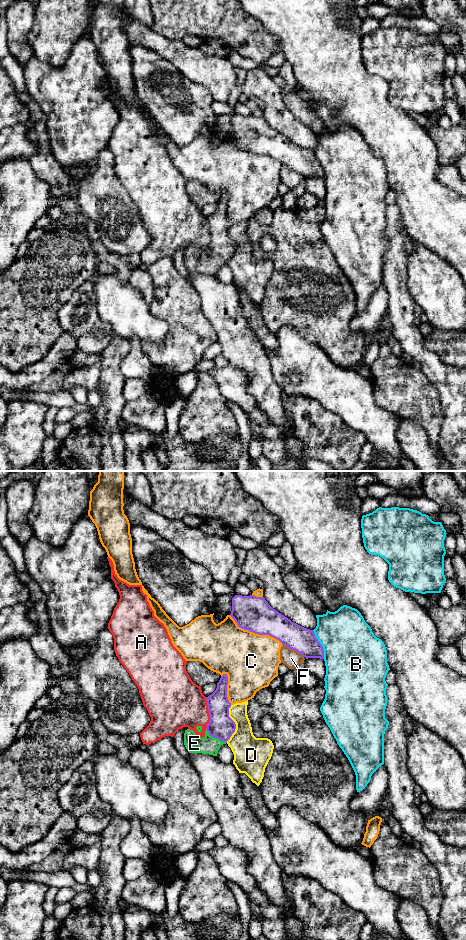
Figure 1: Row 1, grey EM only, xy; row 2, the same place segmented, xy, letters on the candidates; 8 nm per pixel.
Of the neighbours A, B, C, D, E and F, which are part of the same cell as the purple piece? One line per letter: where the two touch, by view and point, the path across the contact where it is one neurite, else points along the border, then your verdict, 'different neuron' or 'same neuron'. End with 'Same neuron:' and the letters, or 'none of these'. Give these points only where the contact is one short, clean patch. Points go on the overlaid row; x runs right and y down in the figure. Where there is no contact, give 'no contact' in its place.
A: contact xy (209, 713); different neuron
B: contact xy (320, 644); different neuron
C: contact xy (256, 633); different neuron
D: contact xy (234, 723); different neuron
E: contact xy (215, 737); way xy (221, 726), (215, 737), (209, 743), (194, 743); same neuron
F: contact xy (293, 649); different neuron
Same neuron: E

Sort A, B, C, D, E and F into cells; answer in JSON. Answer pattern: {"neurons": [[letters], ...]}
{"neurons": [["A"], ["B"], ["C"], ["D"], ["E"], ["F"]]}

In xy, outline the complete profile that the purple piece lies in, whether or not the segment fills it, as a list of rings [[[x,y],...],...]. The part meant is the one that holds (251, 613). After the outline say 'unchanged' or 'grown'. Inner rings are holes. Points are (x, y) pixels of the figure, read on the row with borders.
[[[235,595],[230,616],[238,627],[269,635],[306,659],[324,659],[324,650],[313,630],[304,628],[273,609],[264,597]]]; unchanged

